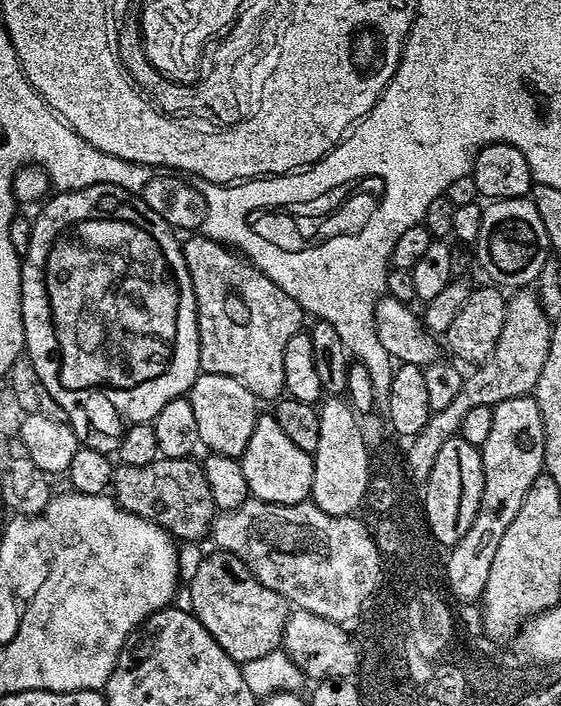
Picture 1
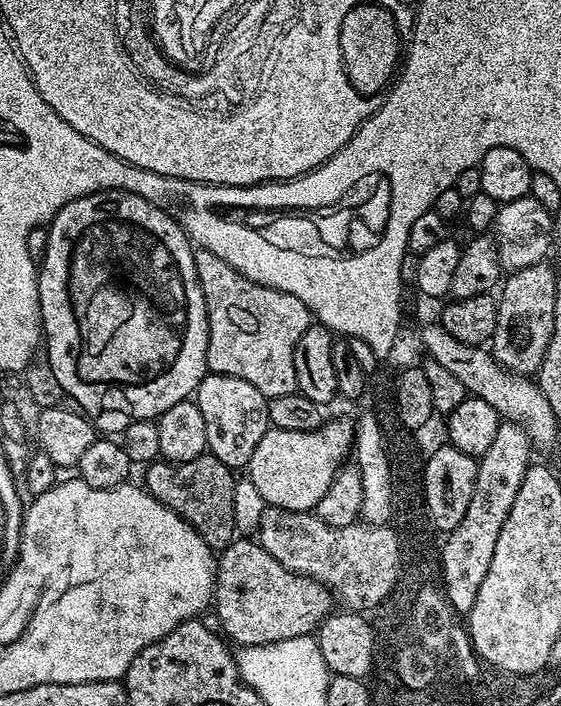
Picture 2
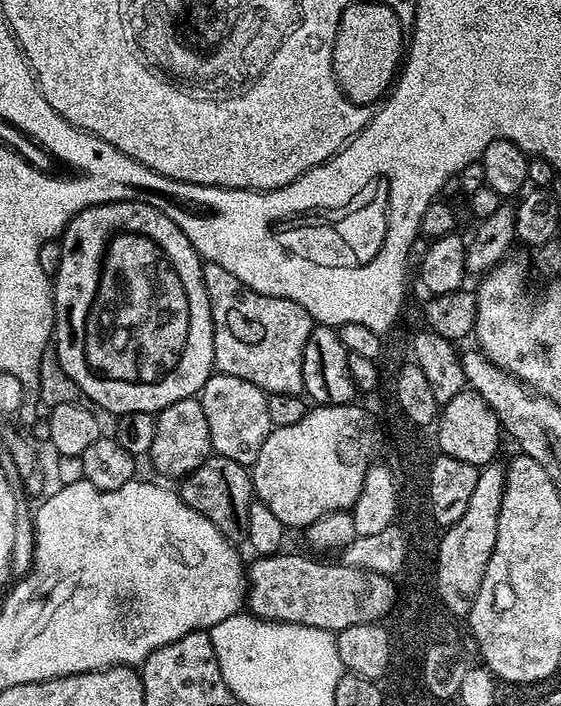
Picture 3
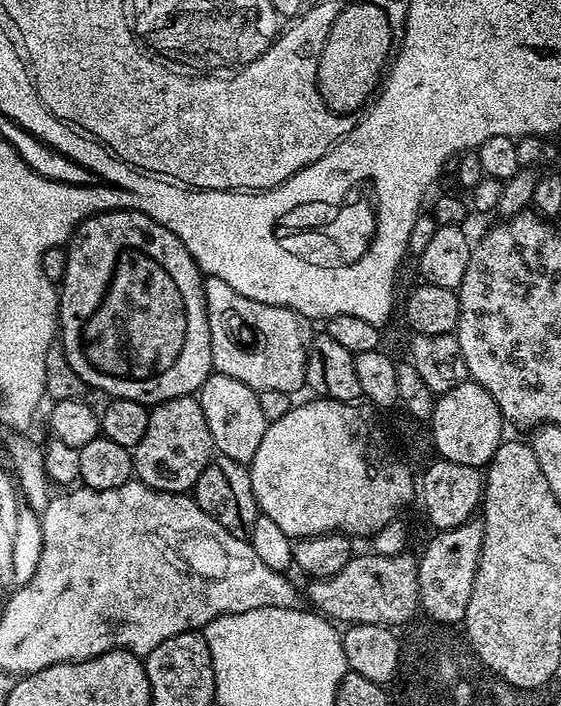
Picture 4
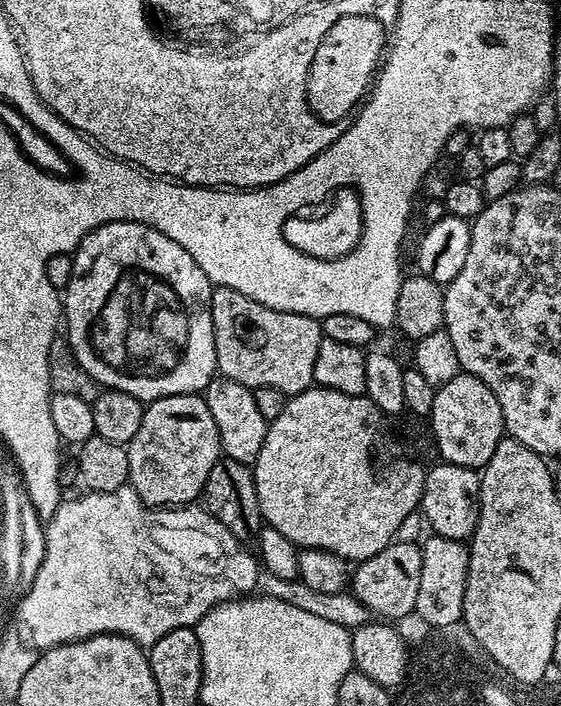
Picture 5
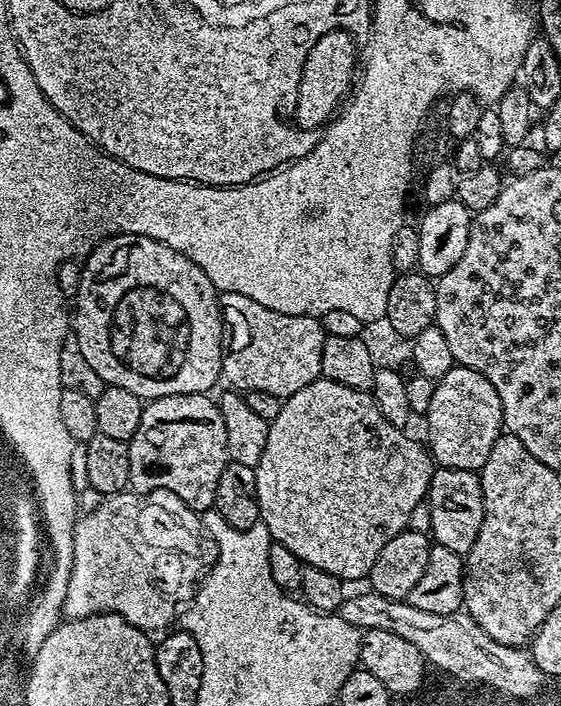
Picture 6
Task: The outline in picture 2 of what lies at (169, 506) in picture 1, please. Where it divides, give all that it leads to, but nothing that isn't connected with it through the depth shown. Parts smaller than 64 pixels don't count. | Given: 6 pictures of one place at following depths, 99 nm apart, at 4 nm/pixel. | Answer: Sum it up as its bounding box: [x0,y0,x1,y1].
[143,454,237,550]

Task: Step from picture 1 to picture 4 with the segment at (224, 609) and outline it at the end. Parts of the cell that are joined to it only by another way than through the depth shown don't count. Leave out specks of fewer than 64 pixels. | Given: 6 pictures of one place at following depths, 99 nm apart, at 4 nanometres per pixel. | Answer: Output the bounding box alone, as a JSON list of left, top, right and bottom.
[306,551,420,626]

